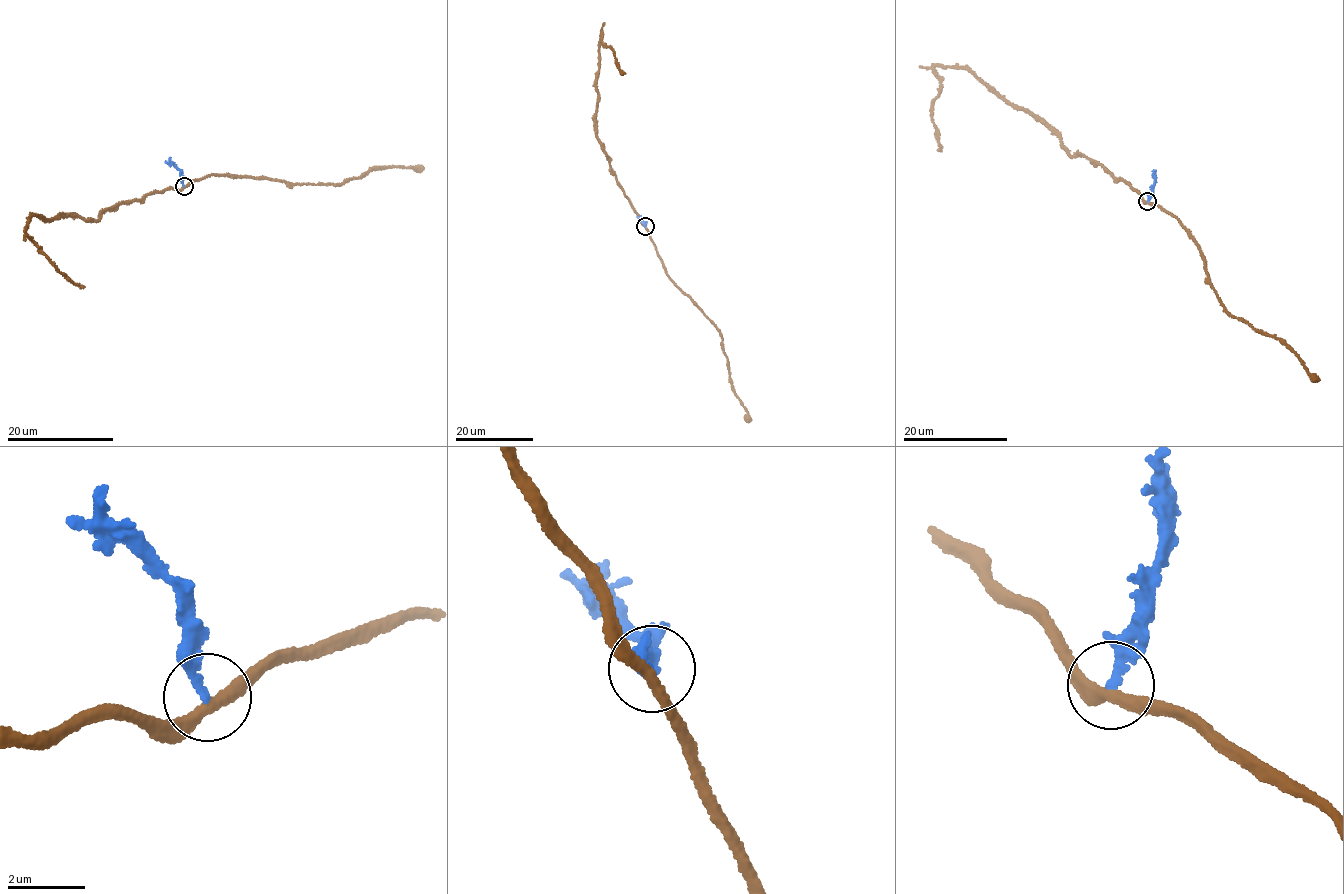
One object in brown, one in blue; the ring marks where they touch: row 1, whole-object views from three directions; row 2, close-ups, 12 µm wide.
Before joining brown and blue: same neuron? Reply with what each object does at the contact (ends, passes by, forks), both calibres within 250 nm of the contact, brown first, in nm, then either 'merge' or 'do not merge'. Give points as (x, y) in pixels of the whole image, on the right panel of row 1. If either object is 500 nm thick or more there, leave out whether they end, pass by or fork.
brown passes by | blue ends | 280/240 nm | do not merge

